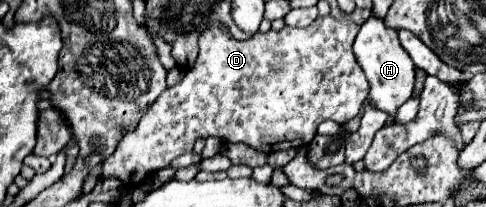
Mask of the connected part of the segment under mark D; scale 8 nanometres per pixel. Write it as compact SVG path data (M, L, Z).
M326 16L316 18L308 28L284 26L278 32L256 32L250 40L236 40L228 28L212 24L200 34L196 64L148 108L138 128L122 138L116 152L102 162L102 176L118 178L128 190L134 190L146 184L154 172L168 168L174 158L192 152L198 138L208 136L220 138L222 144L248 144L266 154L308 146L324 120L346 124L360 114L368 98L368 80L352 52L358 30L360 26L348 20L348 16L340 20Z

